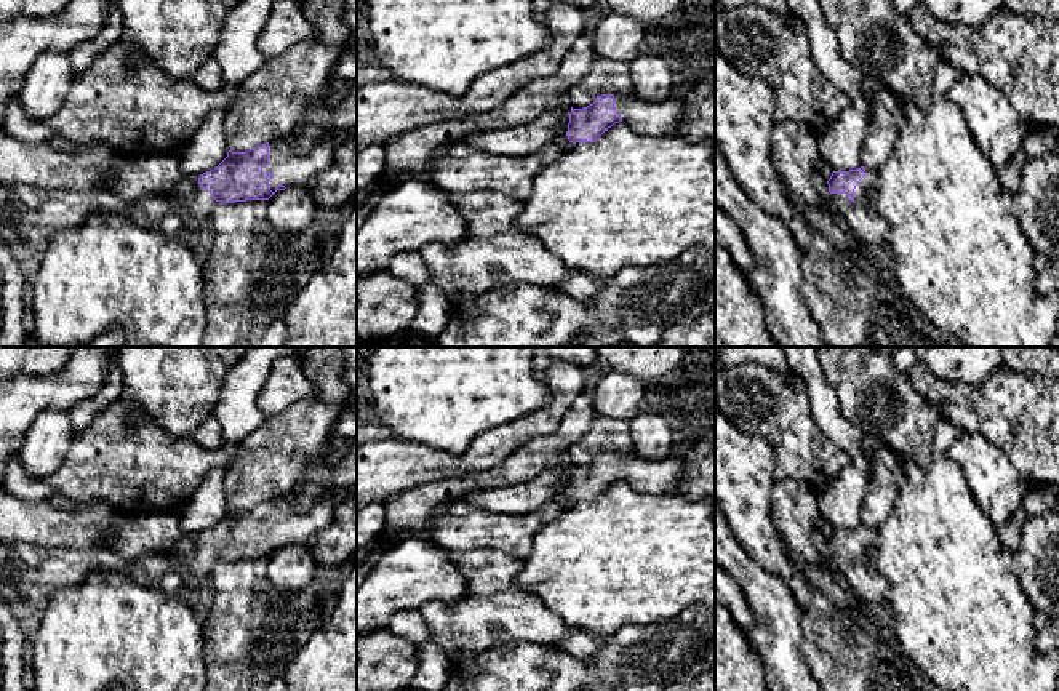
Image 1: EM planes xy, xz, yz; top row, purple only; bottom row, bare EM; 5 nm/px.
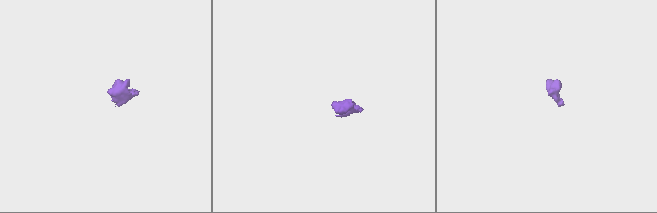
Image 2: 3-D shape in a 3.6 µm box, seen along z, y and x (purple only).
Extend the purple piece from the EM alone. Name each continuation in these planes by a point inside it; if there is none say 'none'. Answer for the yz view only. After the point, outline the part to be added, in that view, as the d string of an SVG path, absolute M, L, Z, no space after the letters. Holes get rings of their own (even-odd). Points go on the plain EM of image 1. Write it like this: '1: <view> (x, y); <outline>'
1: yz (863, 579); M865 526L865 534L854 547L854 558L851 560L846 552L832 552L838 569L846 581L851 592L859 595L867 605L878 606L888 601L888 584L875 571L867 557L869 549L875 542L875 529Z

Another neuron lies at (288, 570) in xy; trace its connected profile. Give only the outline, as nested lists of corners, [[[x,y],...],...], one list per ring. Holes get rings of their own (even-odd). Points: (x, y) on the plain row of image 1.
[[[290,544],[277,549],[262,571],[262,589],[272,593],[296,593],[314,579],[317,563],[310,544]]]

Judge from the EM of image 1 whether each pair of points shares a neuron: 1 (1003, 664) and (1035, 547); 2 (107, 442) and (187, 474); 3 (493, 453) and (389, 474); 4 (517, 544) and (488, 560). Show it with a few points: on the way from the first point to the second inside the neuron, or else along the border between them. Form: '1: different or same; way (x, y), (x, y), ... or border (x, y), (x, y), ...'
1: different; border (1015, 554), (1018, 581), (1024, 595), (1037, 610)
2: same; way (127, 456), (144, 458), (159, 469), (168, 471)
3: same; way (467, 463), (461, 466), (415, 466)
4: different; border (464, 552), (498, 549), (522, 560)

